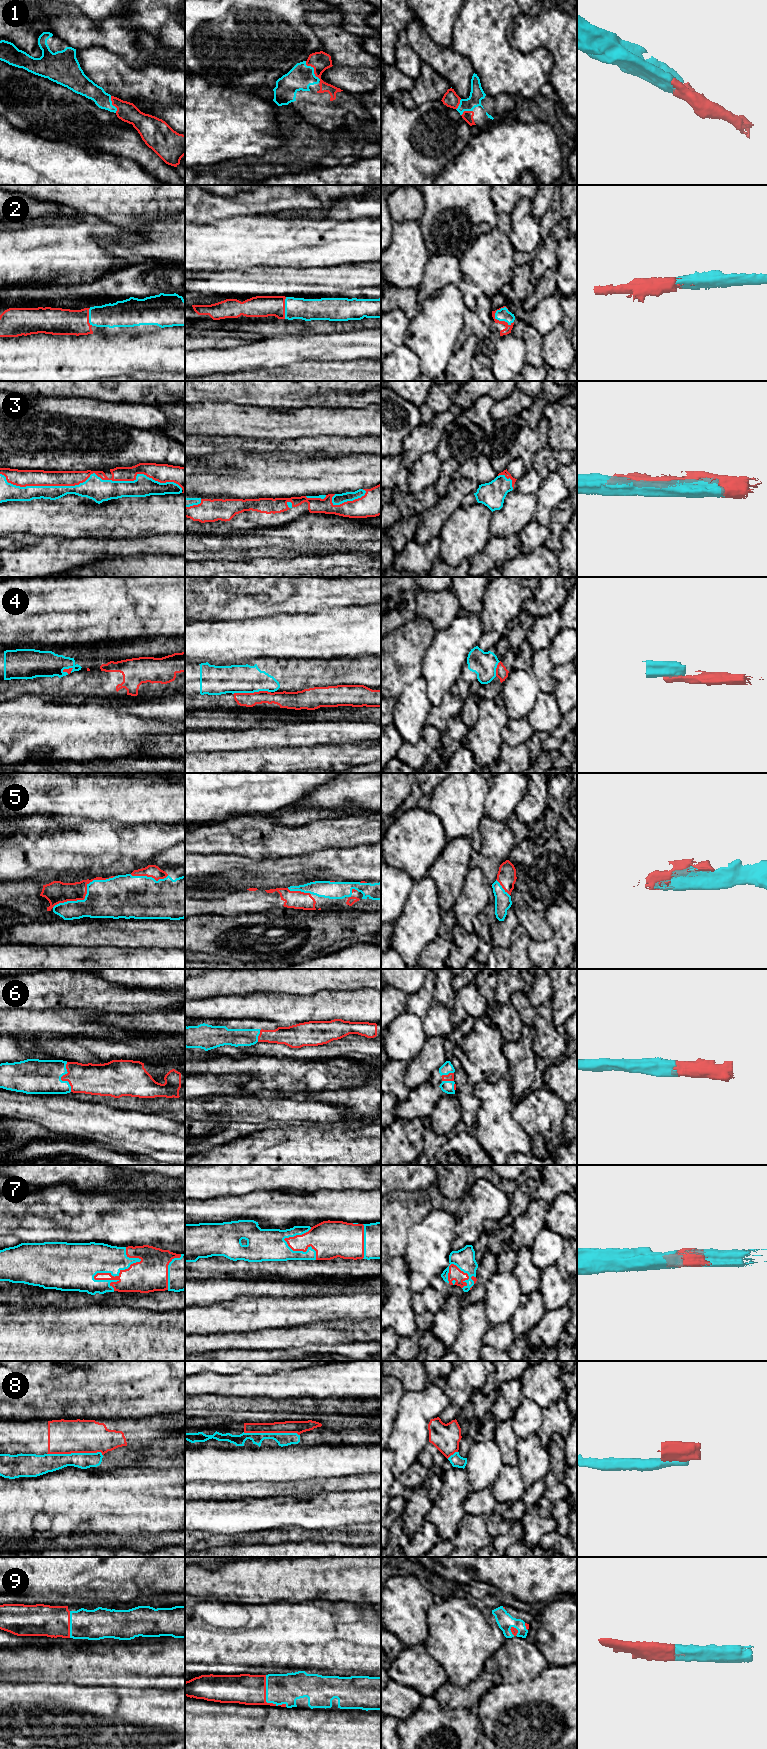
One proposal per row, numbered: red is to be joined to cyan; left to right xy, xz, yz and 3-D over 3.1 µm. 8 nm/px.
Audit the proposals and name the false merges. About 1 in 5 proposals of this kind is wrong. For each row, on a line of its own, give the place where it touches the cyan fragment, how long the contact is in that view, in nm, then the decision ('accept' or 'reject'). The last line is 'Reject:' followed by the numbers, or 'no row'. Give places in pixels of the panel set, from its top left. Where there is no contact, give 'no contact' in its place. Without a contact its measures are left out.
1: xz (313, 69) | 200 nm | accept
2: yz (501, 320) | 180 nm | accept
3: xy (91, 474) | 1450 nm | accept
4: xz (251, 692) | 300 nm | reject
5: xy (86, 894) | 550 nm | accept
6: xy (60, 1078) | 240 nm | accept
7: xy (117, 1275) | 420 nm | accept
8: xy (74, 1453) | 440 nm | reject
9: xz (266, 1698) | 300 nm | accept
Reject: 4, 8

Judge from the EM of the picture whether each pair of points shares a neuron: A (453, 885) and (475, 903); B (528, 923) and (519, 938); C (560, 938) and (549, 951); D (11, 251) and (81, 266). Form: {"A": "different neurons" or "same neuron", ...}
{"A": "different neurons", "B": "different neurons", "C": "different neurons", "D": "same neuron"}

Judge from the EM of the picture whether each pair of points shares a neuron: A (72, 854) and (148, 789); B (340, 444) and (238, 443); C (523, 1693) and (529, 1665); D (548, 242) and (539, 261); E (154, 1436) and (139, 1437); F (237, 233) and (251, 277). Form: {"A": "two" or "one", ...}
{"A": "two", "B": "one", "C": "two", "D": "one", "E": "one", "F": "two"}

